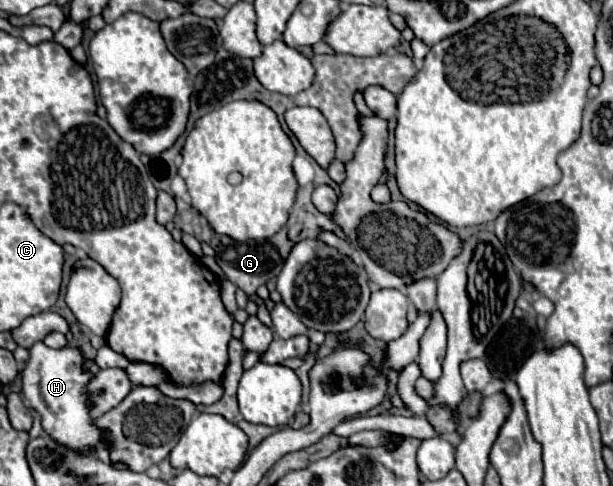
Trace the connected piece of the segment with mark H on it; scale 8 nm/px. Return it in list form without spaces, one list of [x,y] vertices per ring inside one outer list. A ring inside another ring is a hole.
[[[38,341],[30,349],[30,361],[22,369],[22,395],[28,405],[42,415],[44,431],[60,445],[80,451],[86,451],[88,447],[106,447],[100,443],[102,435],[96,429],[86,403],[86,383],[96,371],[96,365],[88,373],[82,371],[82,355],[76,347],[50,349]]]

